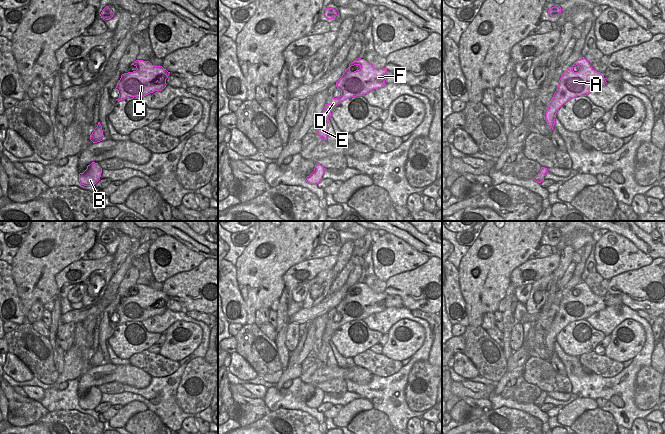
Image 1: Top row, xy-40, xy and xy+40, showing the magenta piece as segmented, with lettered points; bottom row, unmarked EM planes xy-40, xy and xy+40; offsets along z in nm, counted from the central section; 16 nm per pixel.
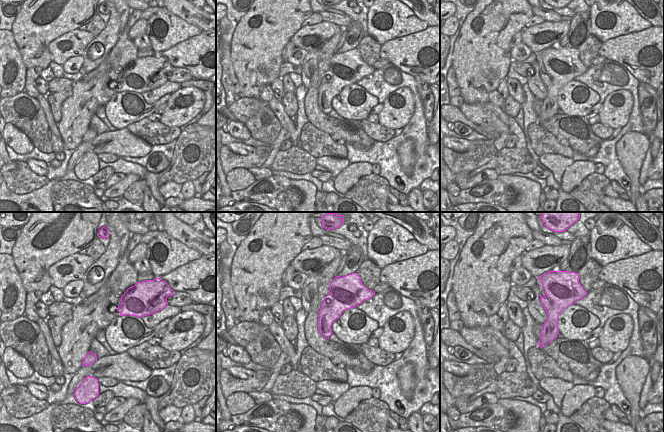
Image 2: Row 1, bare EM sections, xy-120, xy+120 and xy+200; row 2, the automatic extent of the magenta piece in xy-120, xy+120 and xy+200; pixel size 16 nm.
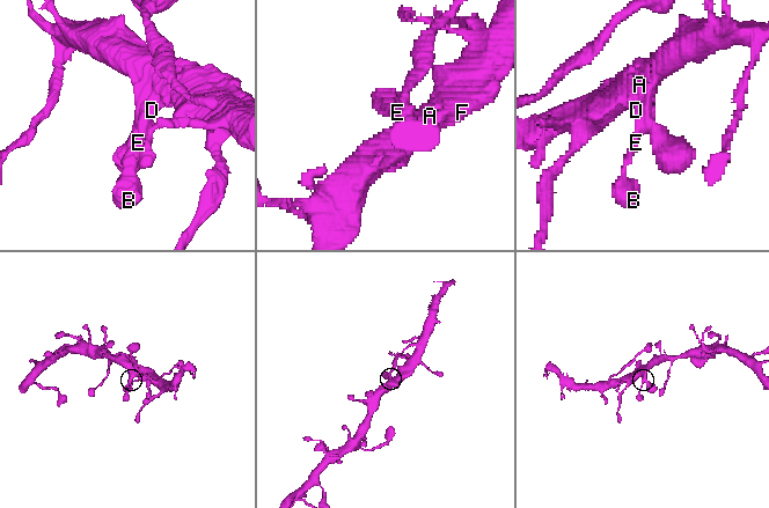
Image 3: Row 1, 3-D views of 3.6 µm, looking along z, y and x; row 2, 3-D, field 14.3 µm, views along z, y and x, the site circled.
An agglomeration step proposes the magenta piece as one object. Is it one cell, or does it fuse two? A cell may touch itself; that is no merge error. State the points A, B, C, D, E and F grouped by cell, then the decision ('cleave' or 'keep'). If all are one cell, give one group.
groups A B C D E F; keep

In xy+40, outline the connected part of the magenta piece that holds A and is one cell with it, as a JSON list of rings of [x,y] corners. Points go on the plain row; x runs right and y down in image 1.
[[[585,282],[577,284],[561,300],[546,336],[546,345],[553,354],[558,333],[571,322],[586,320],[607,306],[604,297],[594,294]]]

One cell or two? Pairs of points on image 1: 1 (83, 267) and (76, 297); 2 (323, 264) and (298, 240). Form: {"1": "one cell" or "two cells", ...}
{"1": "two cells", "2": "two cells"}

